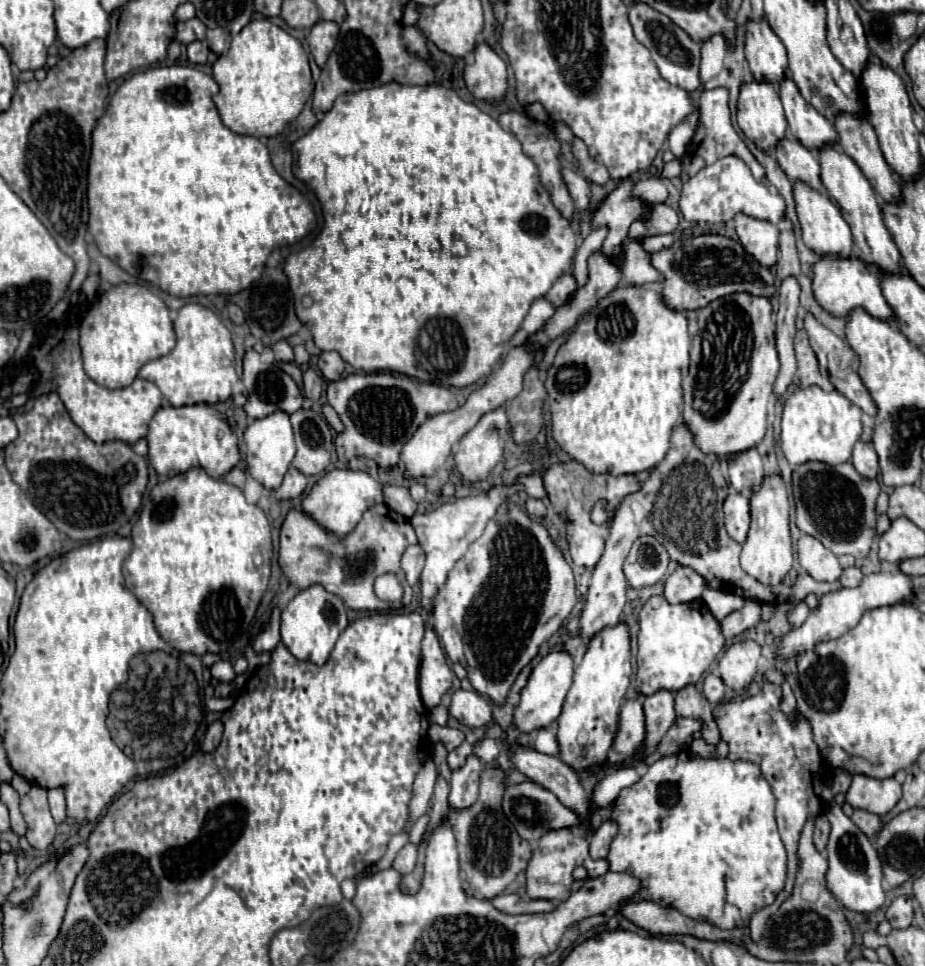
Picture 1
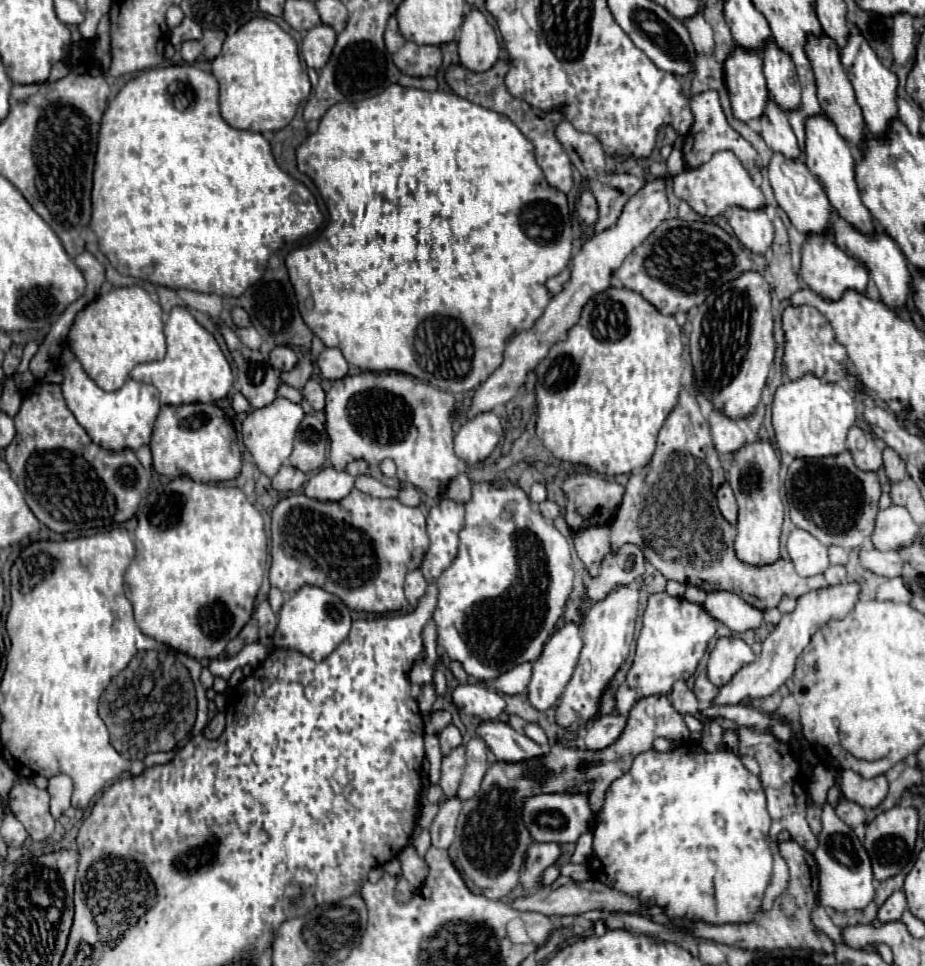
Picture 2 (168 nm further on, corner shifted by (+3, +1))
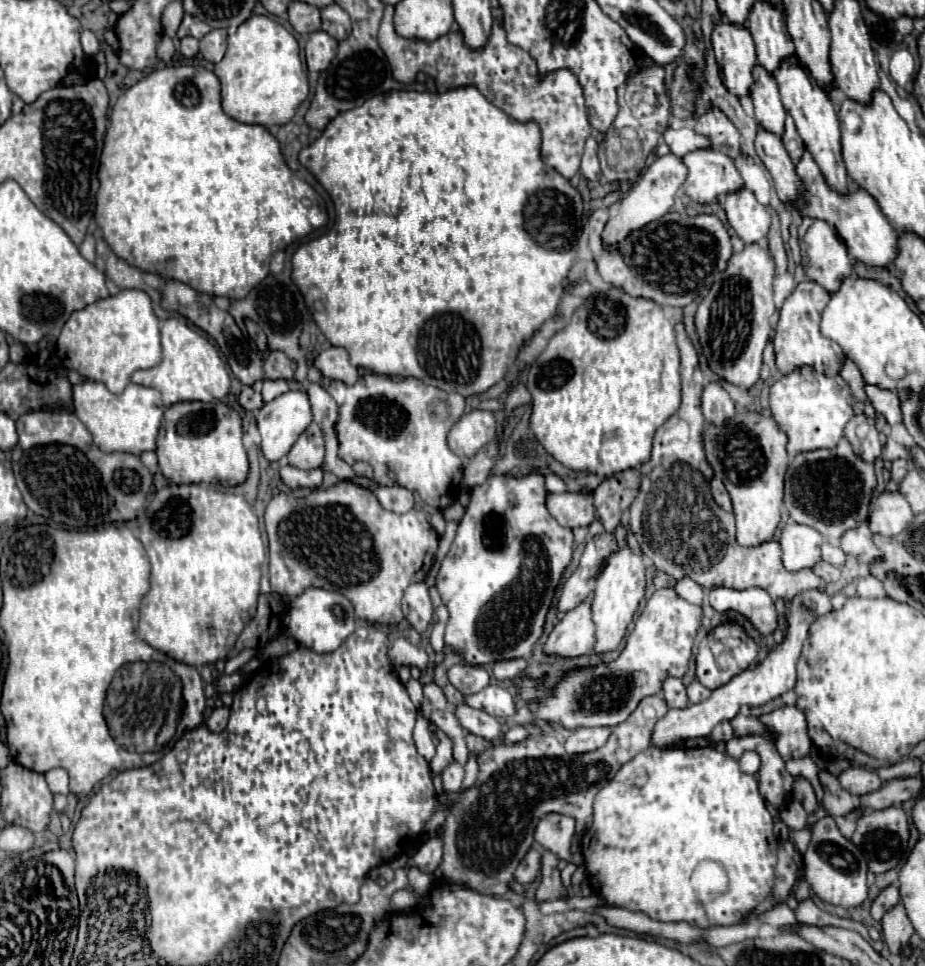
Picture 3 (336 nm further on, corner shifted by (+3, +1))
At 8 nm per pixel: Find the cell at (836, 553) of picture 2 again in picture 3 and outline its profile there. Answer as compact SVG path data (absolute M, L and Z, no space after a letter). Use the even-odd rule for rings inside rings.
M824 542L822 544L822 560L826 560L828 564L834 564L834 566L842 566L846 562L846 554L842 554L840 546Z

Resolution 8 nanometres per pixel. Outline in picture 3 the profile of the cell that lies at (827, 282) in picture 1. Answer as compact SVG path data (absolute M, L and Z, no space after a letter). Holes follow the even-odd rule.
M810 220L808 230L800 238L800 250L806 276L830 294L836 294L842 280L850 278L854 272L846 246L822 220Z

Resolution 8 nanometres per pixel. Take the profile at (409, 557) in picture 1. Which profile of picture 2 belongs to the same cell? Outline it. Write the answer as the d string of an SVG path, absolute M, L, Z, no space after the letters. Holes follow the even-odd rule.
M412 570L410 574L406 574L404 594L406 594L406 600L412 608L418 606L418 600L424 596L424 590L426 590L426 580L420 570Z

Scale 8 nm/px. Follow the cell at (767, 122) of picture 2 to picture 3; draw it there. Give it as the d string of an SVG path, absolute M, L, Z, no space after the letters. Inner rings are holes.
M762 66L754 68L754 86L752 86L752 100L756 110L756 120L760 128L770 130L772 134L784 134L784 118L786 110L780 102L778 84L770 72Z

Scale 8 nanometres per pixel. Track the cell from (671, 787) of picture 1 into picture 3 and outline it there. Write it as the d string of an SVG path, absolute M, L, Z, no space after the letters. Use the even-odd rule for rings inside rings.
M650 746L650 748L642 750L642 754L636 754L630 762L626 762L618 770L618 774L596 794L592 838L590 838L588 850L584 852L584 864L586 864L586 870L588 870L590 882L606 898L606 902L610 906L626 908L626 910L632 910L632 912L644 912L652 920L660 920L660 922L688 922L692 926L708 928L709 926L714 926L714 924L738 924L756 904L766 900L766 896L770 894L770 890L774 886L776 844L778 844L778 838L772 832L772 816L770 816L762 796L758 794L758 780L752 774L744 774L738 768L738 760L734 760L732 756L720 754L712 746L702 748L700 754L692 752L690 748L658 748L658 746ZM710 866L720 868L720 872L724 874L724 880L726 880L726 874L728 874L728 890L704 906L696 896L692 896L692 878L696 876L696 870L710 868Z

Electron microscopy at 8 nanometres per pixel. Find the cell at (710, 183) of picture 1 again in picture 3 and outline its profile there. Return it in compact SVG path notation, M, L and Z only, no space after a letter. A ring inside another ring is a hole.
M694 150L684 158L688 178L682 186L684 194L700 204L714 204L722 196L744 188L744 180L734 160L718 150Z

